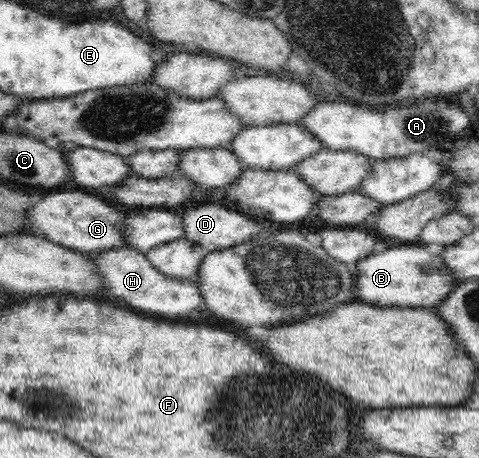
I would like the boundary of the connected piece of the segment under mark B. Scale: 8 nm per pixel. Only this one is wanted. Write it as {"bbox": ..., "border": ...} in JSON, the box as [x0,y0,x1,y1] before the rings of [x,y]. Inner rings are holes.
{"bbox":[348,241,459,309],"border":[[[418,241],[401,247],[388,247],[348,263],[356,300],[366,300],[377,307],[412,307],[432,309],[454,290],[459,280],[453,278],[438,255],[429,254]]]}

